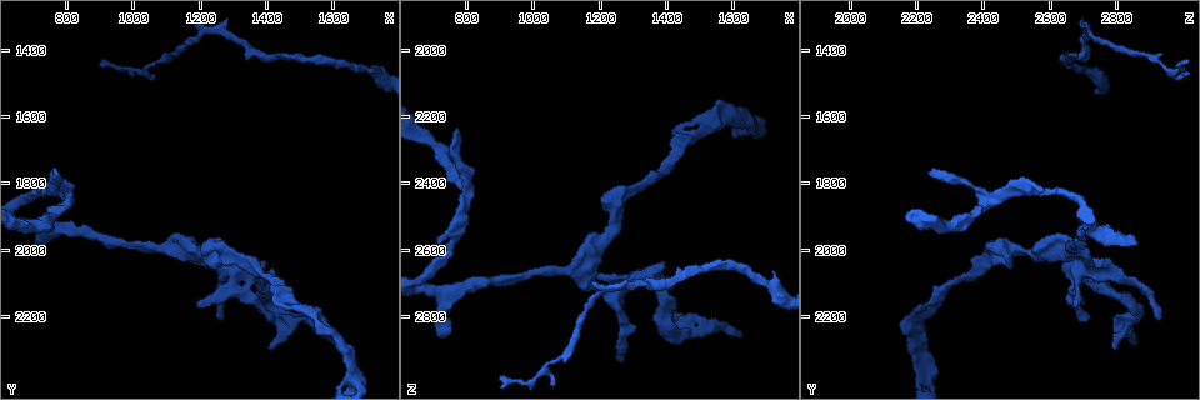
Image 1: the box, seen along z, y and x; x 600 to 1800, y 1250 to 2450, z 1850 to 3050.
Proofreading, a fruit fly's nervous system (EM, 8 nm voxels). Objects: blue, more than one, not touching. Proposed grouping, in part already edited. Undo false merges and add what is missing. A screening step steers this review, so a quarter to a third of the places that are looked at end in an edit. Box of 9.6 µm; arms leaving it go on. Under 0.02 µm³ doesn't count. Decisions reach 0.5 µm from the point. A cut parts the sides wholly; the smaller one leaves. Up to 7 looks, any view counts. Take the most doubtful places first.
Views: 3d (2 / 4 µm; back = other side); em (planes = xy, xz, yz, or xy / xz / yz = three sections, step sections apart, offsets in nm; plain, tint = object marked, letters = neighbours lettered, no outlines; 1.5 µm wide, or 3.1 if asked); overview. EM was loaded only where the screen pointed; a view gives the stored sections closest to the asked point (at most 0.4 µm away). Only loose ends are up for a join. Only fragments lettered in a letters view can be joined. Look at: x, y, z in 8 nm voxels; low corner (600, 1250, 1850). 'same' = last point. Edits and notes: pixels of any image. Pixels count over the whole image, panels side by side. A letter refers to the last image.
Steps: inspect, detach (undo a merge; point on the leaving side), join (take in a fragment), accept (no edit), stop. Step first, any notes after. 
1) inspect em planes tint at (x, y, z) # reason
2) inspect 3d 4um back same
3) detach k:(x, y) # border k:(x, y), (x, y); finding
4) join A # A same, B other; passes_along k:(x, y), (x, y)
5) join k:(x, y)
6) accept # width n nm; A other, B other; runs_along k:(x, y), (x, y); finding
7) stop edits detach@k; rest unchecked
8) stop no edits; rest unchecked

inspect em xy step 8 letters at (1250, 2210, 2930) # tapers out

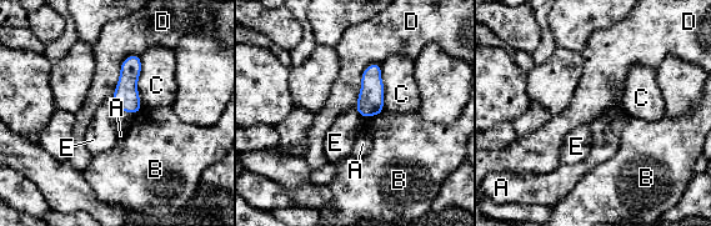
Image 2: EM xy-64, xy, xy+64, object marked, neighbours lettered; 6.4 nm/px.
accept # A other, B other, C other, D other, E other; border 2:(111, 98), (119, 110); no lettered fragment goes on from it

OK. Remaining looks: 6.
inspect em xz step 4 tint at (730, 1980, 2870) # branch stops here

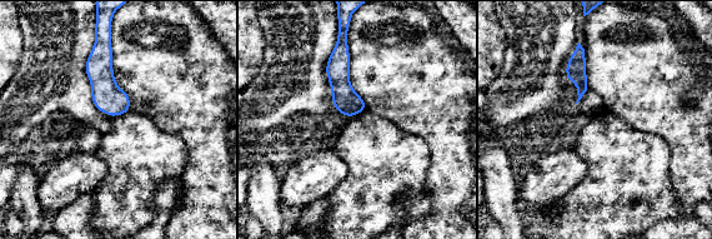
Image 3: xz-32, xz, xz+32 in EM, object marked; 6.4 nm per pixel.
inspect em yz step 4 letters same

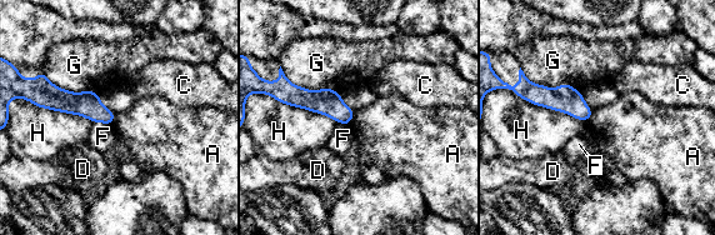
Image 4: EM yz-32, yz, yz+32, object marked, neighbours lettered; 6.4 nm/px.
accept # longest_contact H 500 nm; A other, C other, D other, F other, G other, H other; no lettered fragment goes on from it

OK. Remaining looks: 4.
inspect em xz step 8 letters at (1560, 2250, 2160) # branch stops here

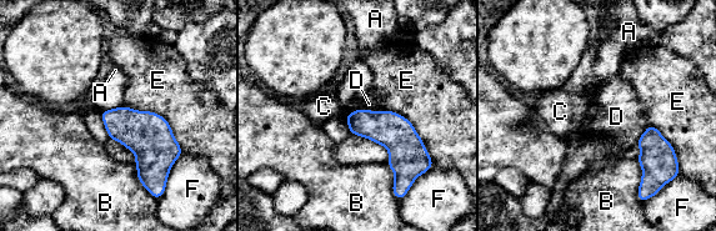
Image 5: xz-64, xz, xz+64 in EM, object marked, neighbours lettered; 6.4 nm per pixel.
inspect em planes letters same # another direction

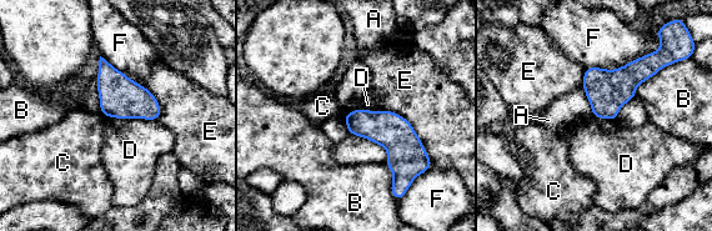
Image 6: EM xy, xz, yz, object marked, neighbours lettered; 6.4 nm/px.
accept # longest_contact F 480 nm; A other, B other, C other, D other, E other, F other; border 6:(106, 116), (158, 120); no lettered fragment goes on from it

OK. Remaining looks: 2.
stop no edits; rest unchecked

